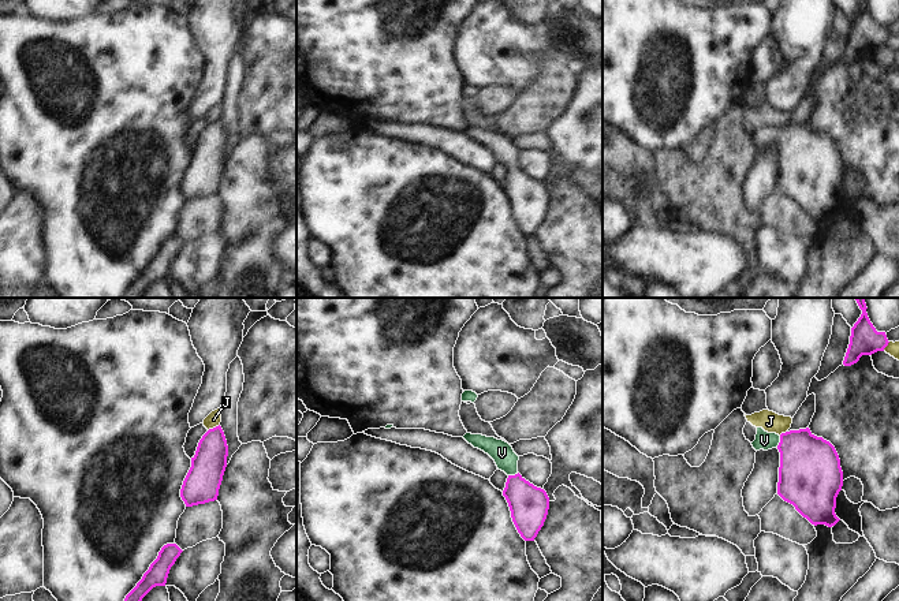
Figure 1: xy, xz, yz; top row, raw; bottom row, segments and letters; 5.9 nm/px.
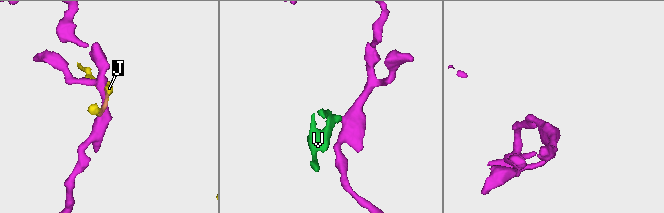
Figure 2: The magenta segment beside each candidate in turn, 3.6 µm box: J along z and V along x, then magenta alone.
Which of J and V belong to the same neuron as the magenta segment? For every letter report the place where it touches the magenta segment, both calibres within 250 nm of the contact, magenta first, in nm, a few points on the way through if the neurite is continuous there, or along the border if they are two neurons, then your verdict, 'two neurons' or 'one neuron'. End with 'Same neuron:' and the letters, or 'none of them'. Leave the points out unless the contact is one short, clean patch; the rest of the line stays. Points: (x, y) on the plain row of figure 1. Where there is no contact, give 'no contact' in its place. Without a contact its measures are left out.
J: contact xy (213, 122); calibres 200 and 90 nm; two neurons
V: contact yz (780, 135); calibres 360 and 110 nm; way yz (809, 167), (780, 135), (764, 134); one neuron
Same neuron: V

